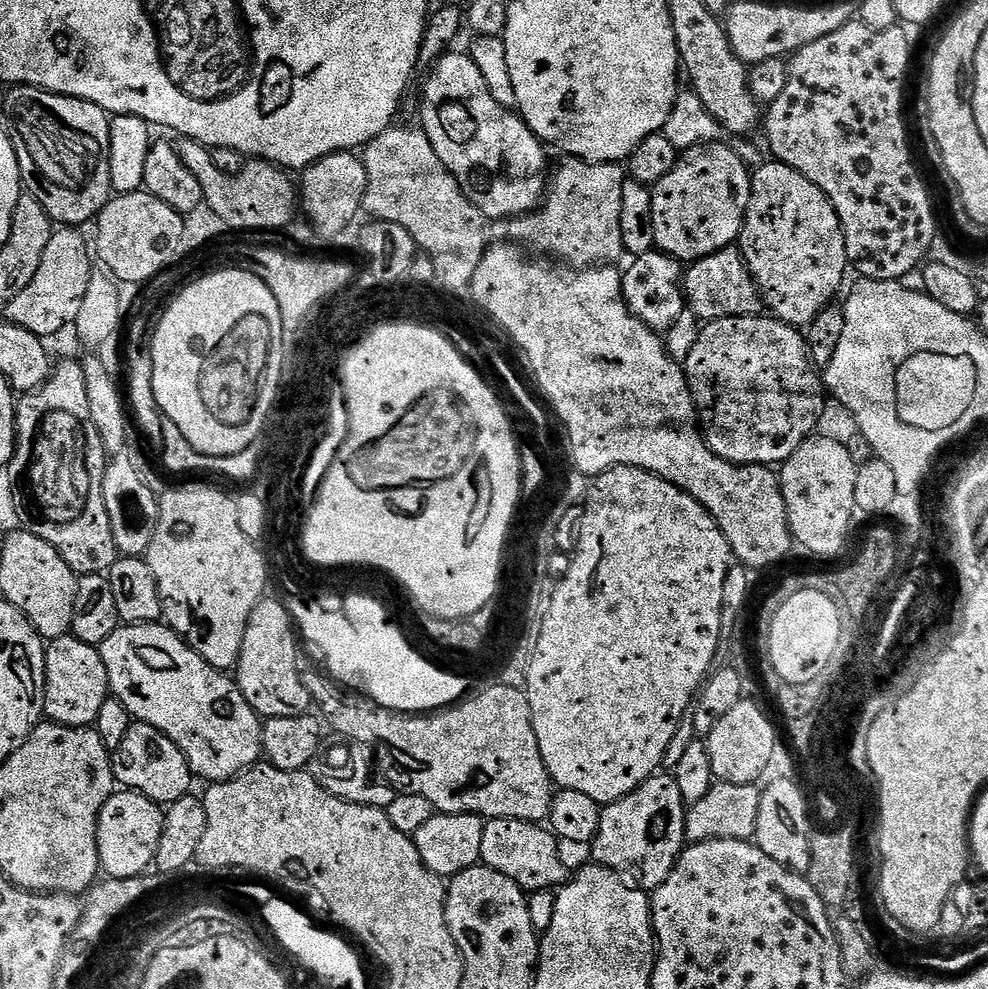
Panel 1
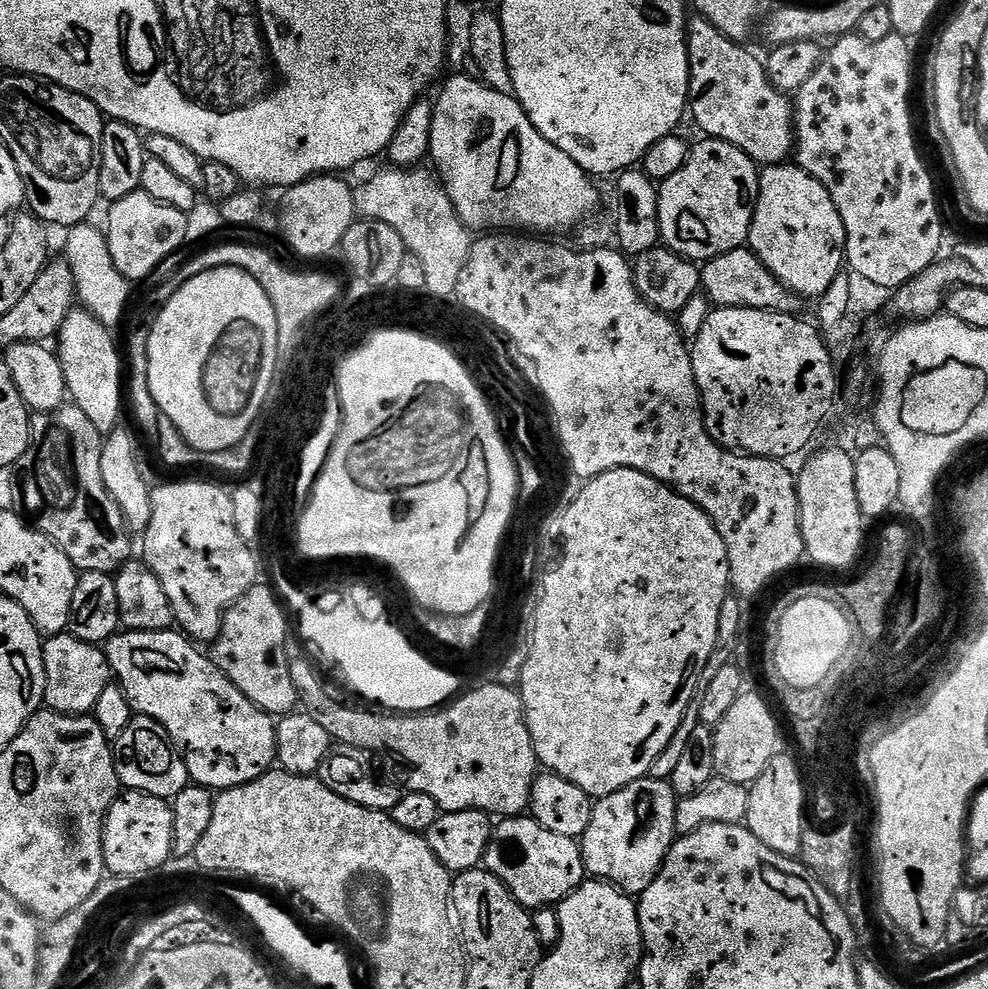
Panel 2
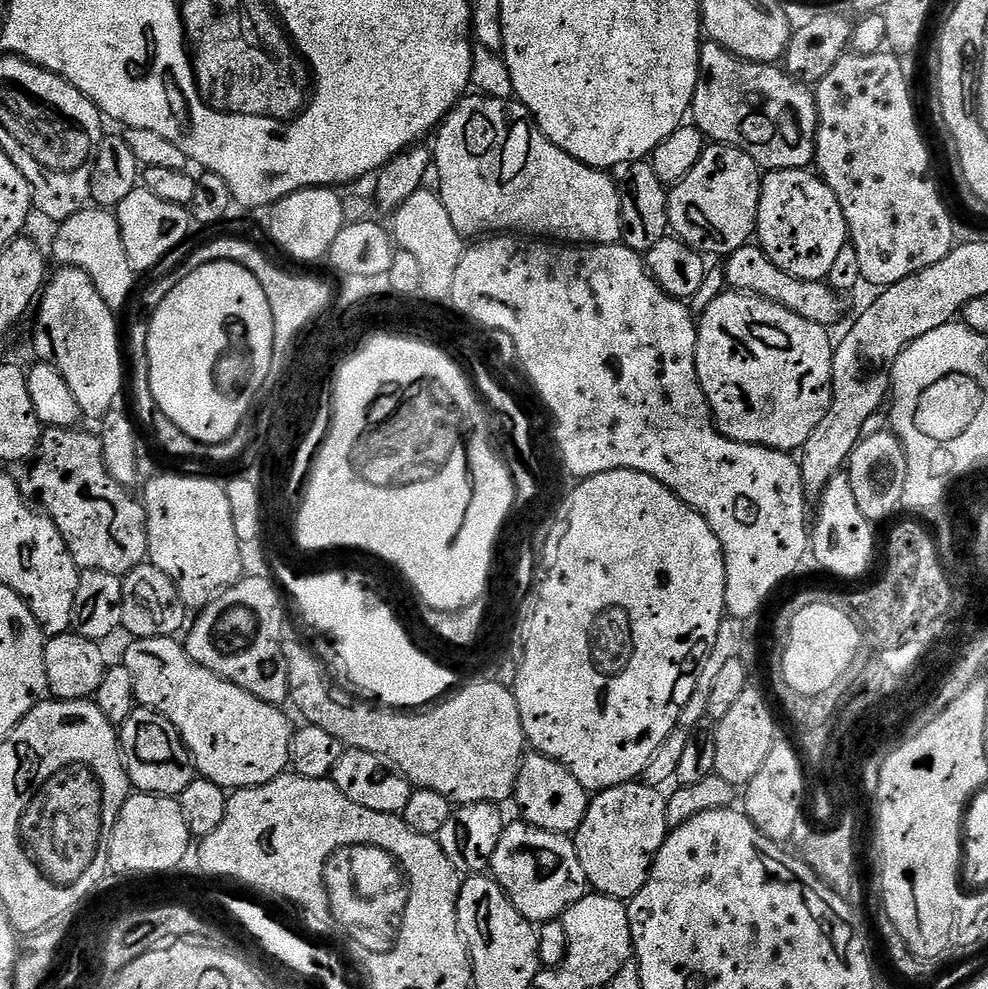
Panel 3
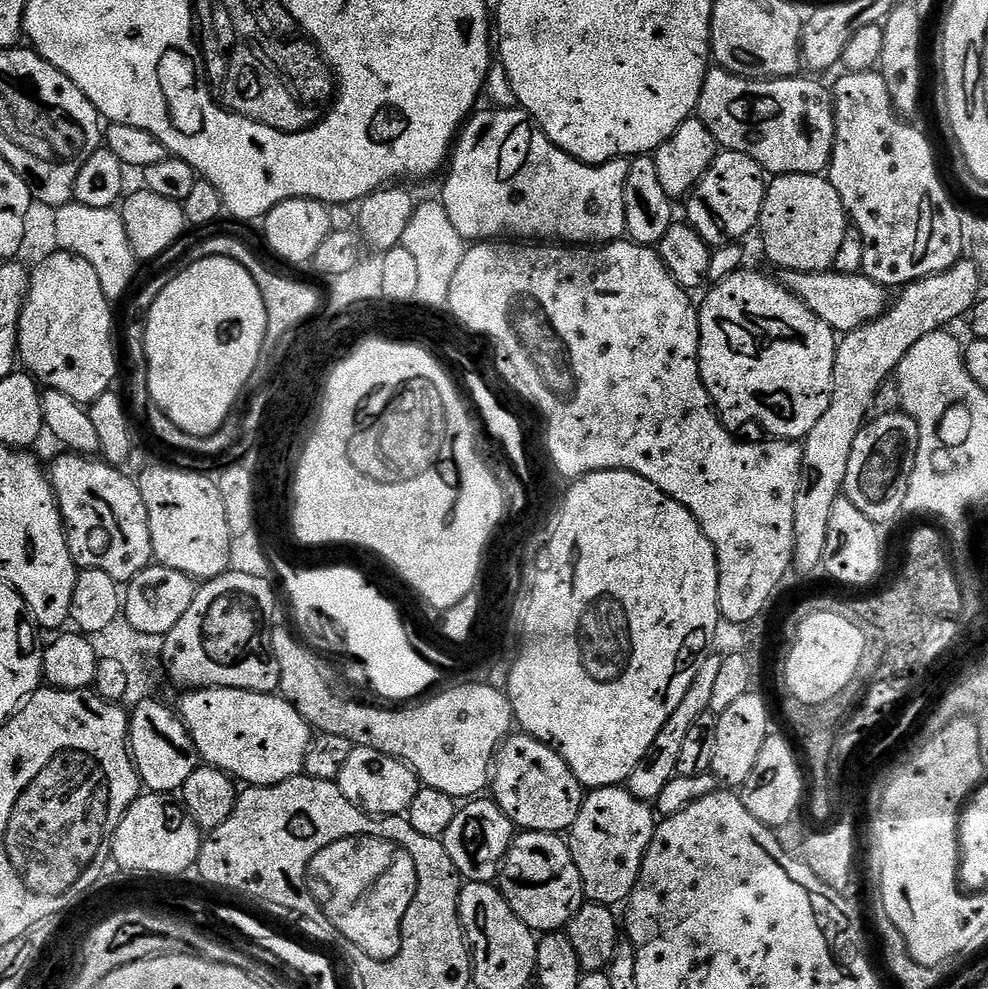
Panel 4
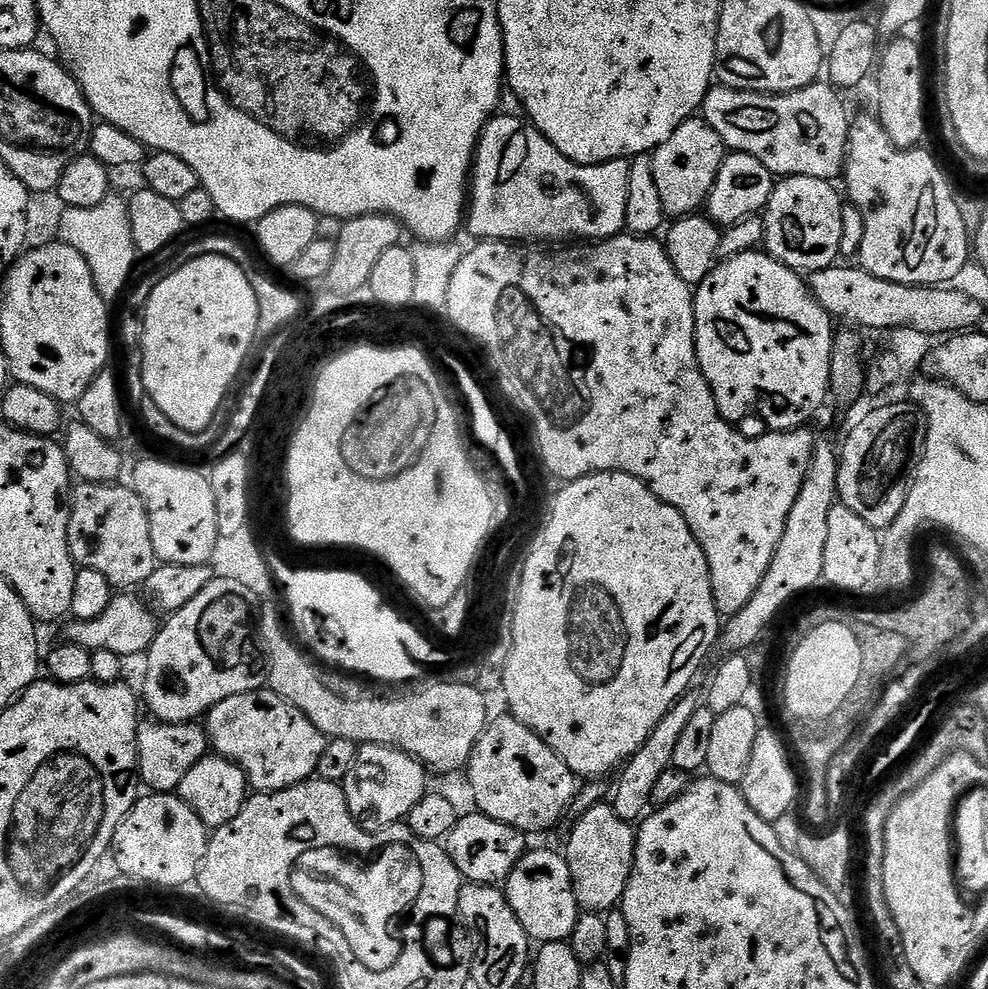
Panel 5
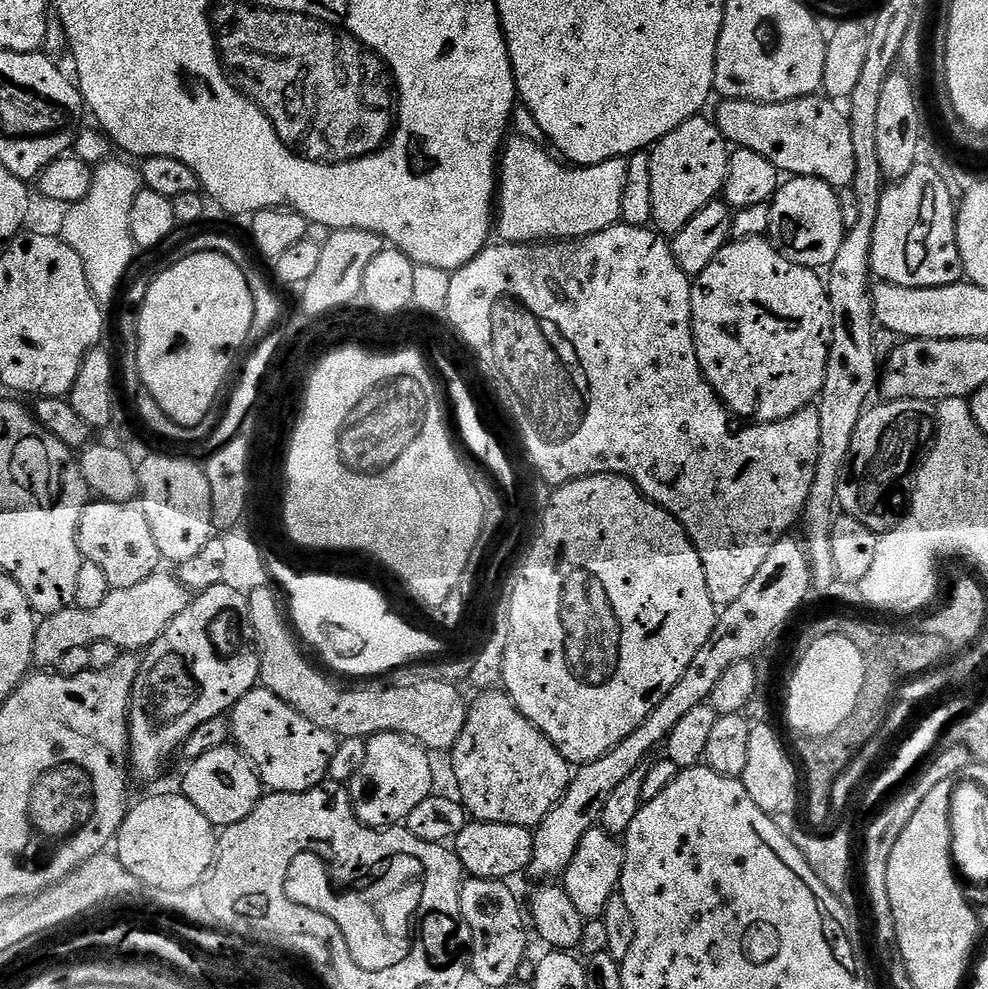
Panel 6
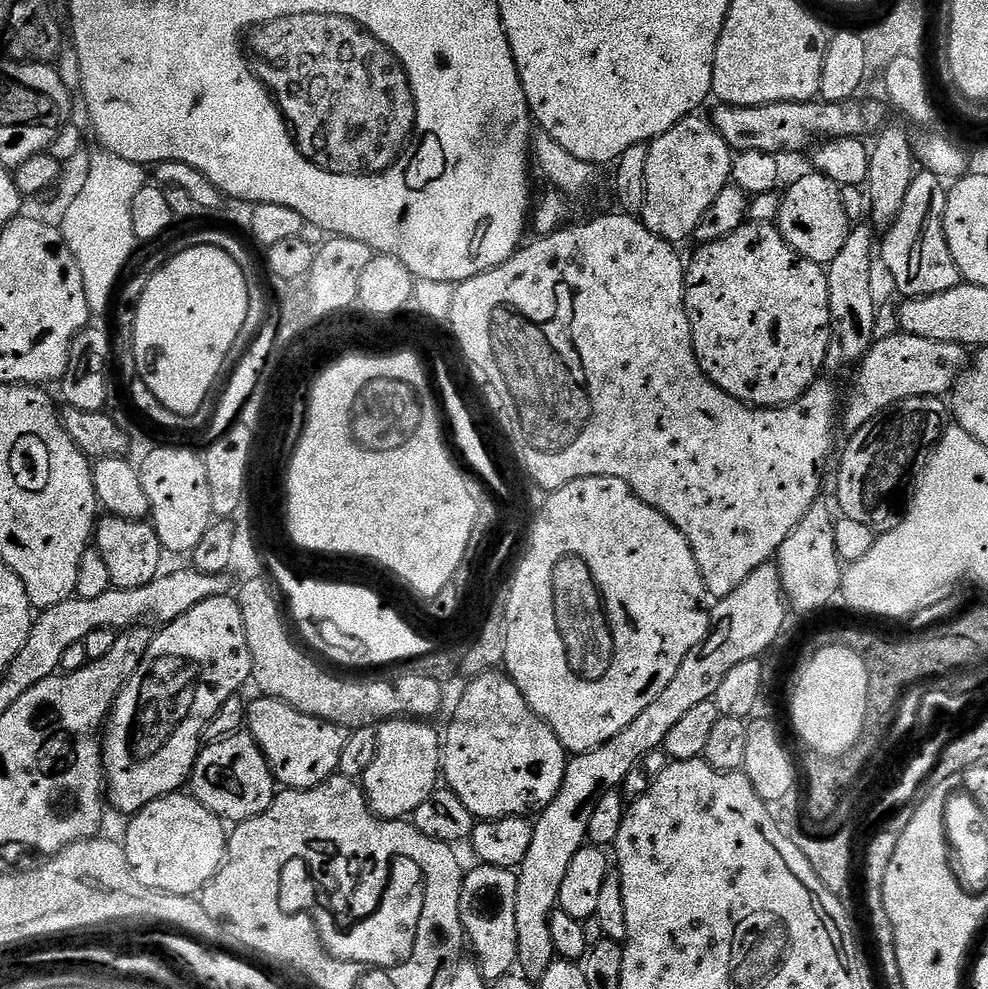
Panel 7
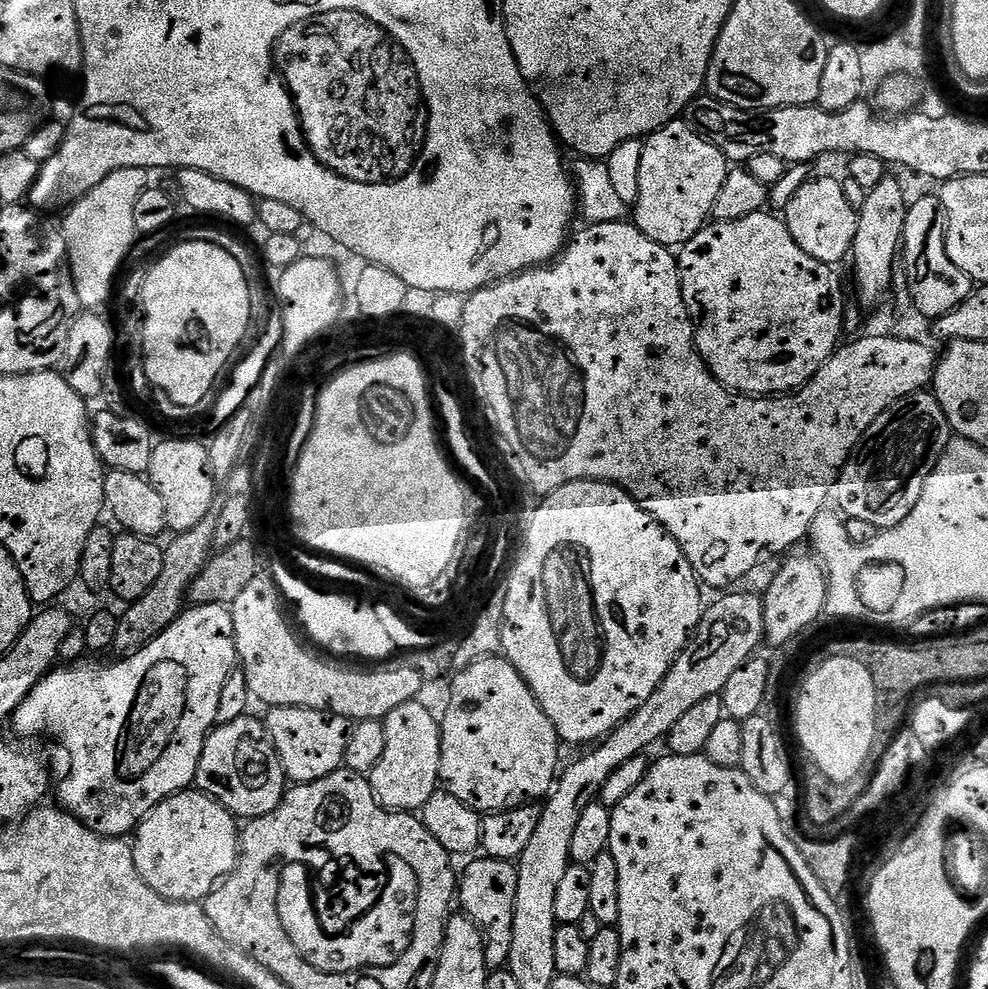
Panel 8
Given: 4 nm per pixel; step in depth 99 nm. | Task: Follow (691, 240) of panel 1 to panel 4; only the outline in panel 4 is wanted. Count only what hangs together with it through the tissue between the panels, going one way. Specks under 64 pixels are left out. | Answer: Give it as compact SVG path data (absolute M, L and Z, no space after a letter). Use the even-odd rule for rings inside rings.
M721 151L687 197L686 223L713 249L743 241L743 236L760 223L765 191L766 173L754 158L741 152Z

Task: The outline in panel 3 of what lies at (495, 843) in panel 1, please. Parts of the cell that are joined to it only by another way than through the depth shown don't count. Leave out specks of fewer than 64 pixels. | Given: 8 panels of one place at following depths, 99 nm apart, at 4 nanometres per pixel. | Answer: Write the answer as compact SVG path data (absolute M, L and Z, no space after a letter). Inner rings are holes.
M523 822L505 823L502 838L498 838L498 850L494 850L490 872L507 894L514 910L534 926L560 920L566 909L590 892L582 862L578 862L575 843L567 835L547 832Z

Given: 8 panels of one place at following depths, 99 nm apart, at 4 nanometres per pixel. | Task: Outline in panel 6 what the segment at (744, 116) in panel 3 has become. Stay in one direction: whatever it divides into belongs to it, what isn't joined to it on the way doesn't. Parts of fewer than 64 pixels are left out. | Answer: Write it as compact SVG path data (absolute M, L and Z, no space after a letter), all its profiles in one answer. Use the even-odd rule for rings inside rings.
M823 95L804 96L801 100L787 100L781 104L760 104L756 100L725 99L724 105L714 115L714 123L729 145L736 148L754 150L762 154L781 174L794 176L813 176L826 182L834 189L851 188L854 182L854 142L850 139L848 117L840 112L833 101Z

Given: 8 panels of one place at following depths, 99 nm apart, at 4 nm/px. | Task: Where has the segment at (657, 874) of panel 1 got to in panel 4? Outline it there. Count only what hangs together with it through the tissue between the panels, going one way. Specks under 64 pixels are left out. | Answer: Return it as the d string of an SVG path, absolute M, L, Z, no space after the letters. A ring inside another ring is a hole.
M627 787L593 788L585 795L578 818L566 833L568 849L582 874L585 901L617 906L631 897L657 823L653 805L631 796Z

